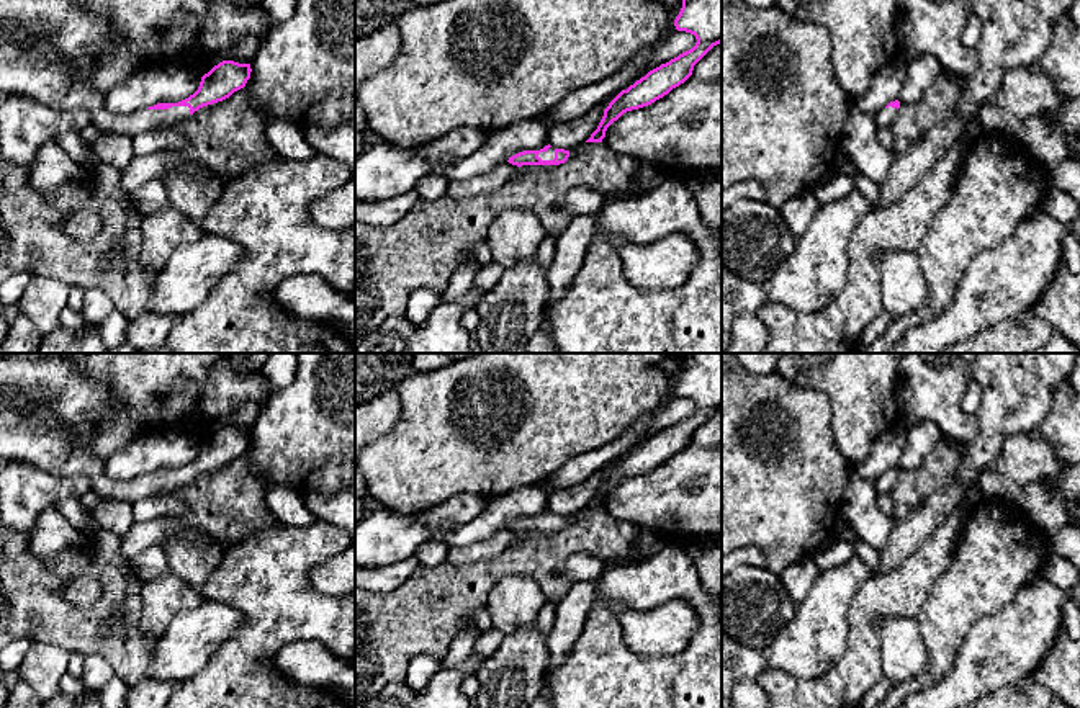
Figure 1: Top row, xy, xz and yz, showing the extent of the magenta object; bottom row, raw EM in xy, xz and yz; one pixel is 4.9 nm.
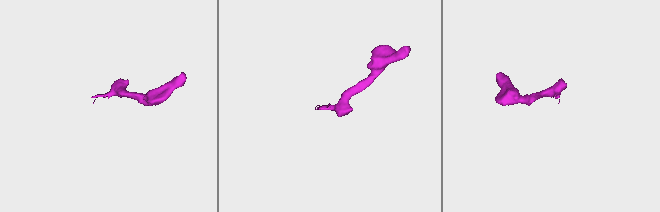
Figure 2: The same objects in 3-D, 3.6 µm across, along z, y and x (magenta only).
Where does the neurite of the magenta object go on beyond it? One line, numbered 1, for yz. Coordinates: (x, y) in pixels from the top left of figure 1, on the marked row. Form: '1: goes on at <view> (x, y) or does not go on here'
1: goes on at yz (886, 116)

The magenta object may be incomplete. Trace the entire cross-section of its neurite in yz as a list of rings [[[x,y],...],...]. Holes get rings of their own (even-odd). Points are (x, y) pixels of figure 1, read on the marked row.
[[[895,100],[895,101],[890,101],[885,108],[882,108],[875,116],[875,123],[879,128],[889,128],[893,121],[895,121],[895,116],[898,113],[898,108],[900,108],[900,101]]]

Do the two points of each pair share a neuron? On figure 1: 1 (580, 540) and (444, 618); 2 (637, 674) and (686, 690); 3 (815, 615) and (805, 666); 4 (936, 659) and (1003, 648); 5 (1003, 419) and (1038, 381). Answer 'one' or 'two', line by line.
1: one
2: one
3: one
4: two
5: one

